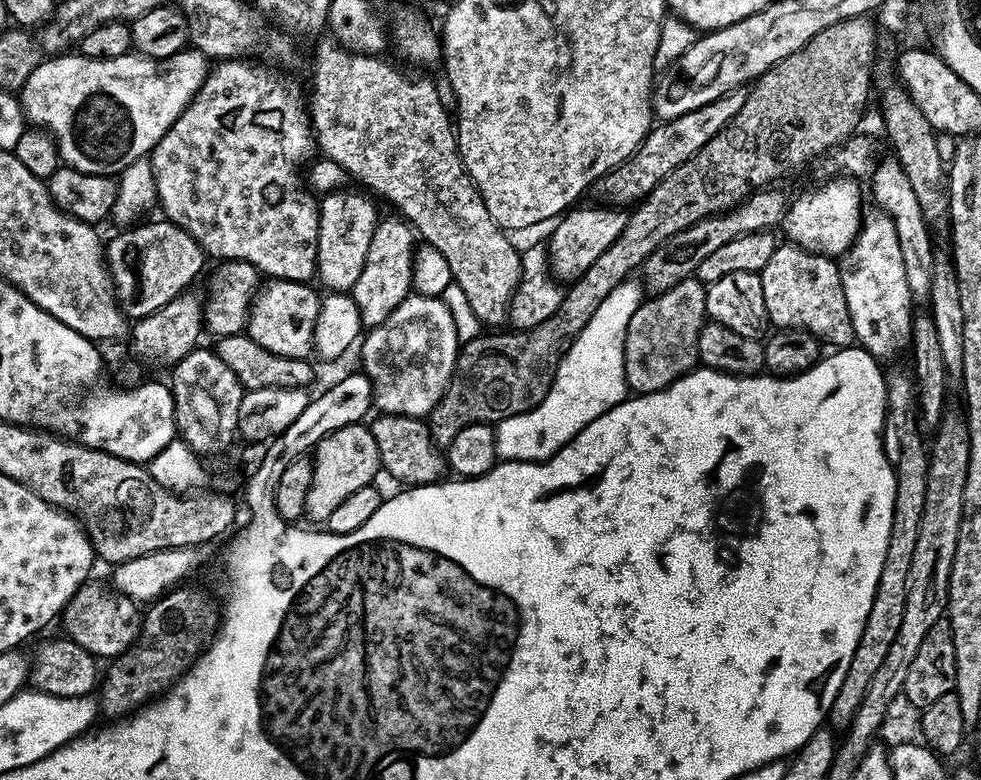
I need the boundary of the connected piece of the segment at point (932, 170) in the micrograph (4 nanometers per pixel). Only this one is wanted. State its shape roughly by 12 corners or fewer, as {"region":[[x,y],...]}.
{"region":[[903,87],[884,92],[884,124],[929,221],[948,210],[937,131]]}

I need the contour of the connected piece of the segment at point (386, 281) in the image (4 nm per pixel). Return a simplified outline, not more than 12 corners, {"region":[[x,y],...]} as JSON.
{"region":[[381,219],[351,297],[371,330],[413,291],[414,232]]}

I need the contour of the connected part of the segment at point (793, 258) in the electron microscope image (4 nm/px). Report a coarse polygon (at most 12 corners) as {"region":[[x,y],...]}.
{"region":[[781,243],[758,273],[768,323],[856,339],[835,259]]}

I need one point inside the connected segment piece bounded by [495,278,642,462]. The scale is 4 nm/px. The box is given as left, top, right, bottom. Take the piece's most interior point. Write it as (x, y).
(589, 381)

